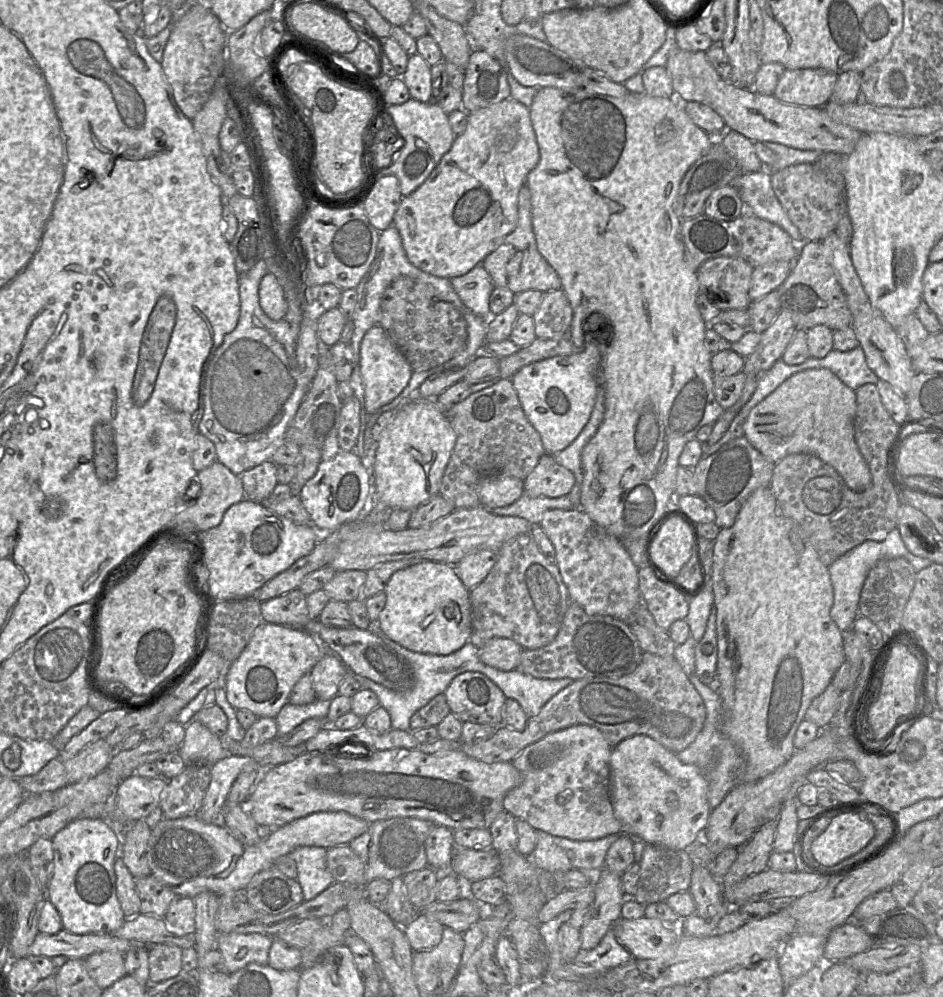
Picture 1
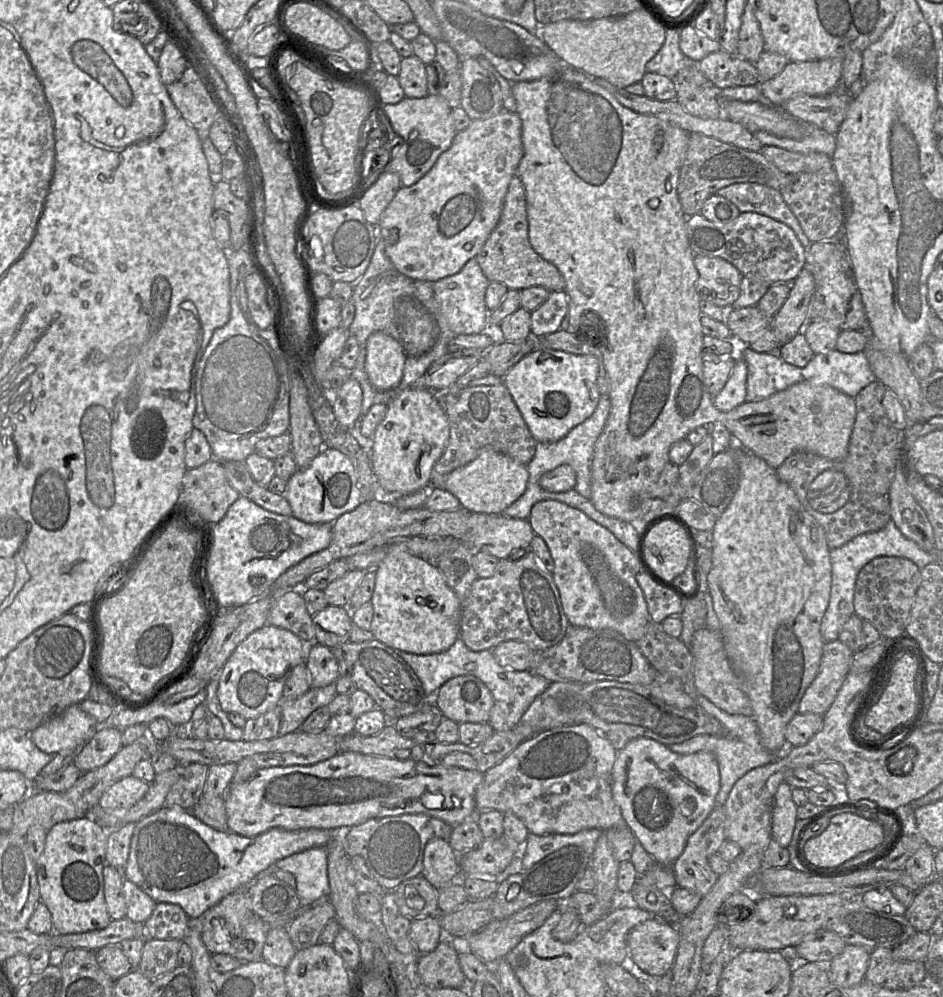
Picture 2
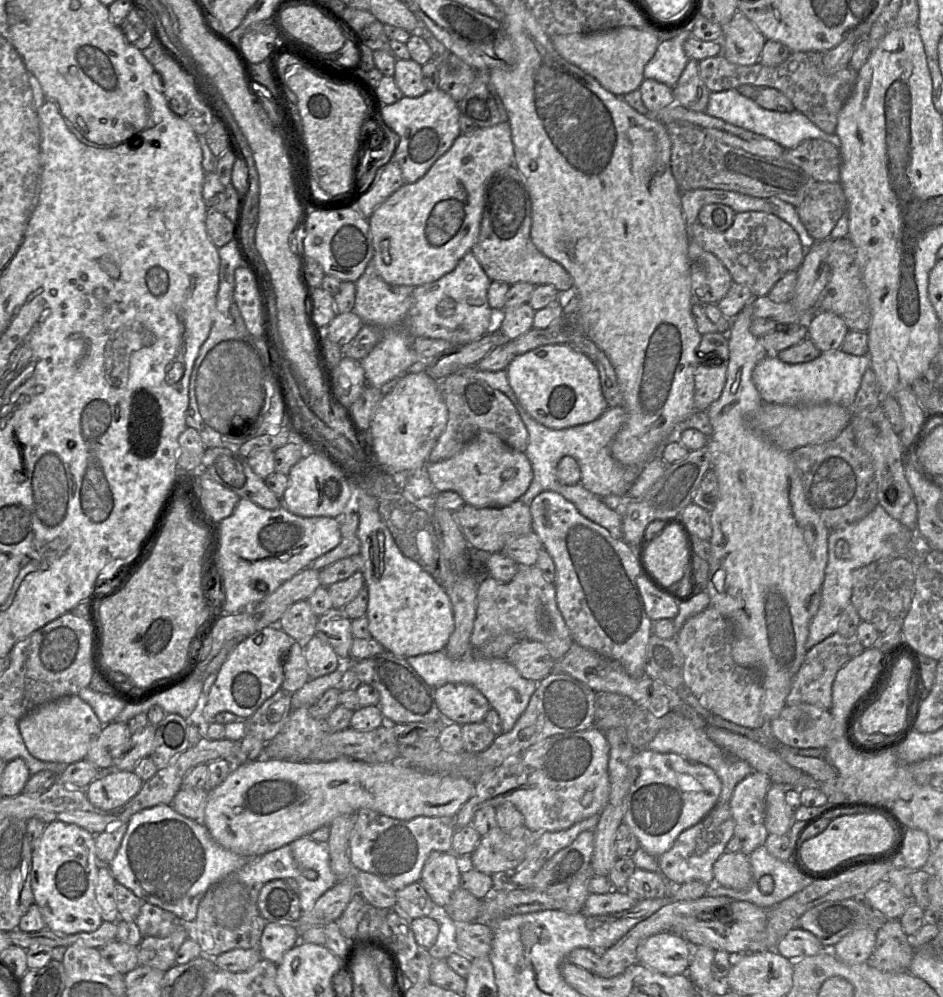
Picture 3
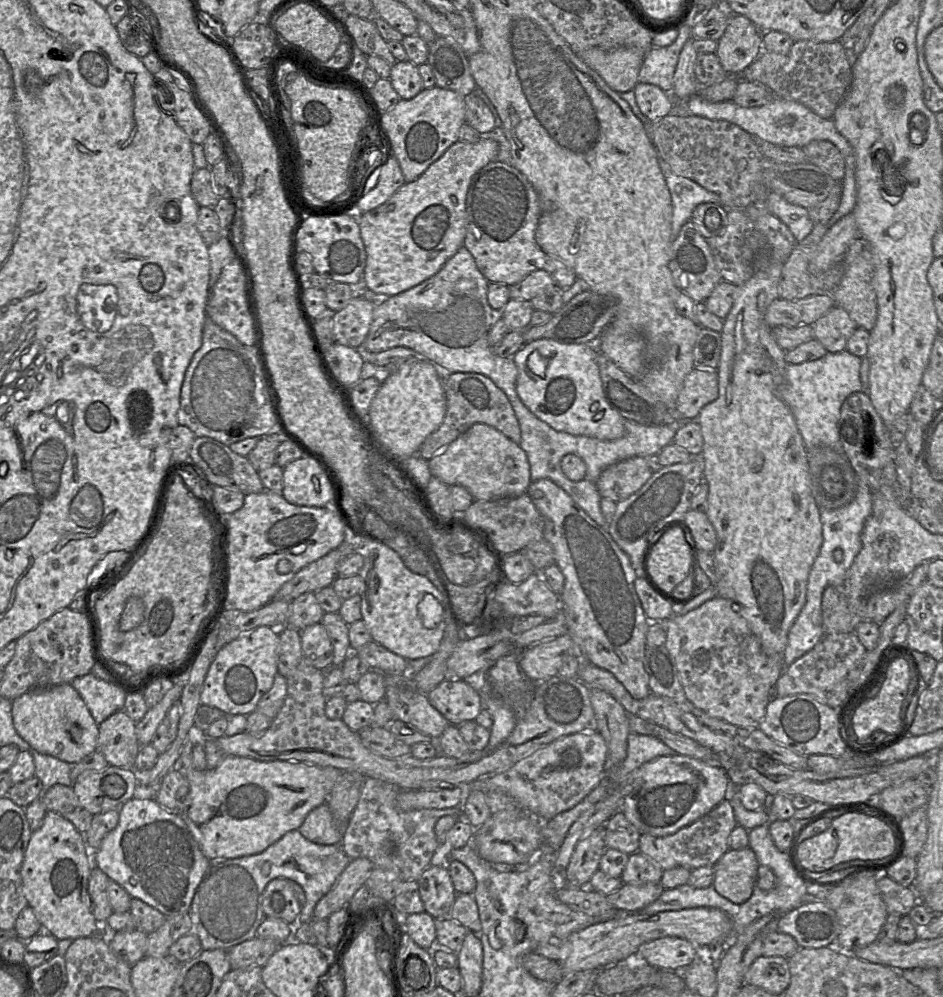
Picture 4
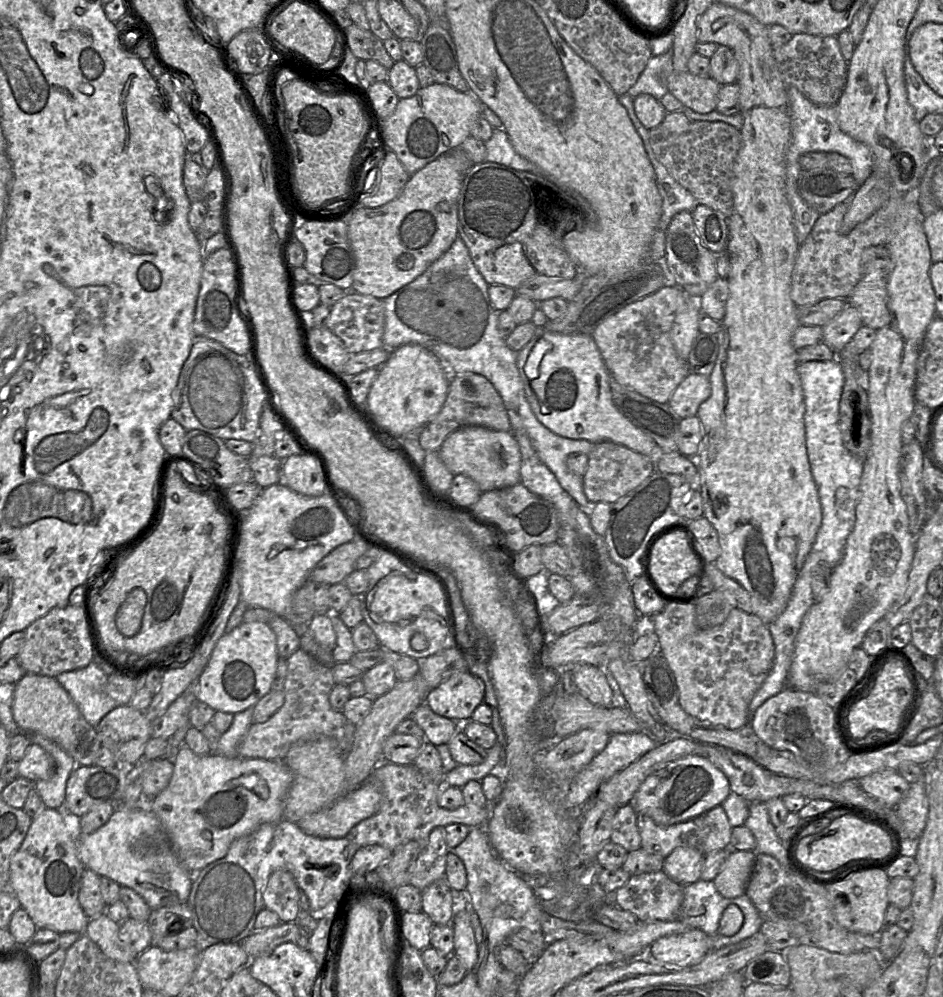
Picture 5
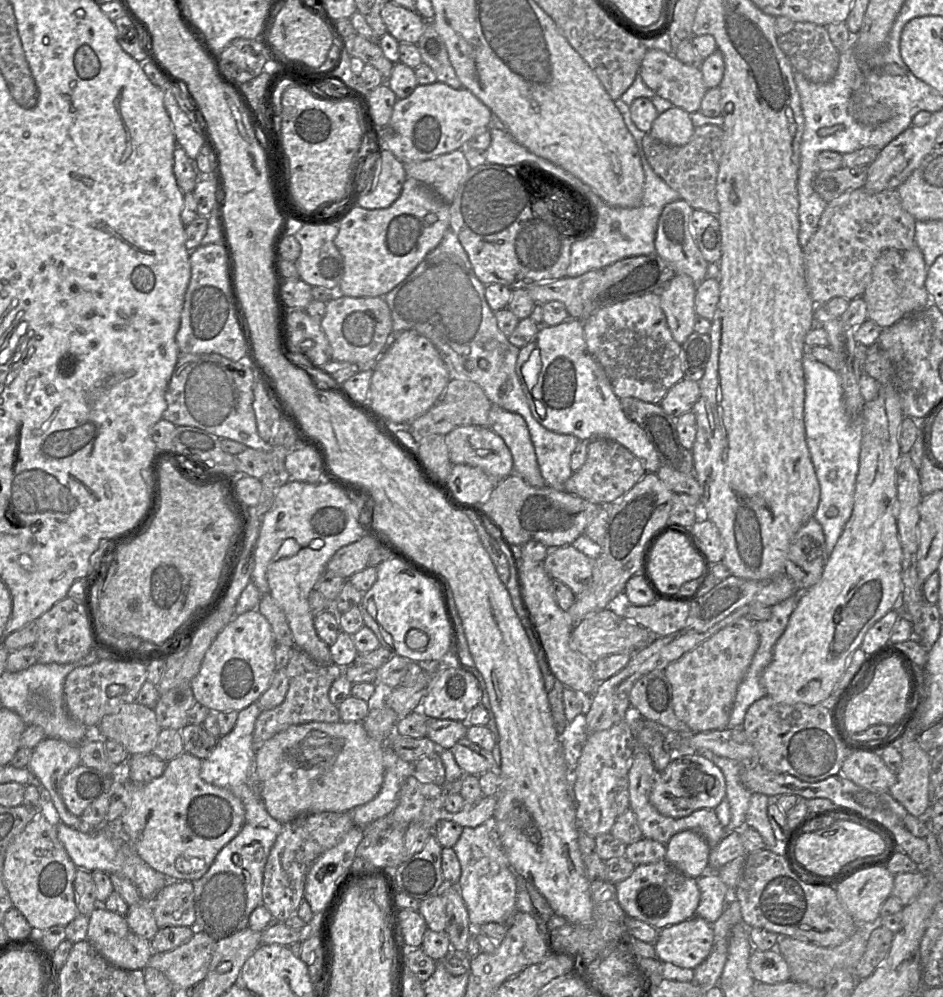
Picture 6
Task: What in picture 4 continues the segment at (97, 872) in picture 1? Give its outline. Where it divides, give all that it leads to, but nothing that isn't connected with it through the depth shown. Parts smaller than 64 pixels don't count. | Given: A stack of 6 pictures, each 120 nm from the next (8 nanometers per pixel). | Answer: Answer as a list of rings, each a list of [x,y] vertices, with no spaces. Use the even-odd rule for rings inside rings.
[[[46,812],[41,827],[31,834],[20,870],[22,891],[28,906],[32,908],[41,923],[43,931],[51,934],[58,941],[89,937],[99,931],[100,924],[92,913],[91,899],[88,894],[90,873],[96,867],[93,863],[93,855],[94,852],[85,842],[85,835],[56,812]]]

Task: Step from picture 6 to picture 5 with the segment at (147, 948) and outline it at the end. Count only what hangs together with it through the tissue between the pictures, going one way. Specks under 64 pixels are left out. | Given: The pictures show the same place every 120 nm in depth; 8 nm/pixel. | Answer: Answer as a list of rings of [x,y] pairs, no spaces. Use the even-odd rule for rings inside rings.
[[[103,913],[93,919],[89,919],[84,934],[108,958],[123,963],[134,963],[138,955],[128,944],[120,939],[119,929],[120,924],[110,919],[106,913]]]

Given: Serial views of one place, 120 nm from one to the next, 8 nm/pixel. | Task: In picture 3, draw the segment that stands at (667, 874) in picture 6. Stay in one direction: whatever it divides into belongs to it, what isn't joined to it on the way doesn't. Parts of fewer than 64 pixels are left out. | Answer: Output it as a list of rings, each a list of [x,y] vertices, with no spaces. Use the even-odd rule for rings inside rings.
[[[611,890],[605,894],[589,893],[582,912],[588,916],[607,915],[633,907],[637,901],[625,890]]]

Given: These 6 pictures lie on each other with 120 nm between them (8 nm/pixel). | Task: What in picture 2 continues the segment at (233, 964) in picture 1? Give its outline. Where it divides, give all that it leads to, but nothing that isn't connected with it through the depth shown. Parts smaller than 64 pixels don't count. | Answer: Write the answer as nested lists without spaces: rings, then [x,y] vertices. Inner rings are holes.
[[[247,888],[227,895],[219,903],[209,908],[201,917],[201,936],[210,954],[227,954],[242,963],[262,959],[268,927],[265,921],[253,911]]]

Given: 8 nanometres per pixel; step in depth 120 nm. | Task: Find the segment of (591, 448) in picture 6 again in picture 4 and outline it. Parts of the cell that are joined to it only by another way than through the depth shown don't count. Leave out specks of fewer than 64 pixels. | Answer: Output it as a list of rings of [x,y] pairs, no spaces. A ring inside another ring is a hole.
[[[657,455],[631,457],[608,466],[595,484],[602,498],[619,502],[637,492],[662,467]]]

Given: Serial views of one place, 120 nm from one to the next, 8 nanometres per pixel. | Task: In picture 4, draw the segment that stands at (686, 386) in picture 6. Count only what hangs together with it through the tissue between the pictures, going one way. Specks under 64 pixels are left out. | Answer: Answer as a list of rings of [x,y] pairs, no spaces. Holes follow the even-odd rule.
[[[694,367],[685,377],[675,405],[678,417],[697,419],[701,409],[718,397],[717,369]]]

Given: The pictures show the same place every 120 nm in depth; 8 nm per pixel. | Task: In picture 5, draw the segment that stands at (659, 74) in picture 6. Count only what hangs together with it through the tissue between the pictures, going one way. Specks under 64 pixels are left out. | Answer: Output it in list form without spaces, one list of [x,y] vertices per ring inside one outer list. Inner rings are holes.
[[[674,71],[667,78],[668,92],[683,106],[700,114],[706,114],[716,109],[721,86],[723,85],[710,77],[699,77],[688,71]]]

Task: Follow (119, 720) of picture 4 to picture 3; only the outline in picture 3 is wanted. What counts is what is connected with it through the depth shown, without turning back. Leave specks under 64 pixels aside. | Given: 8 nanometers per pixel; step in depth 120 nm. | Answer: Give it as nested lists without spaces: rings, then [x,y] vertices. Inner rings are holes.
[[[112,721],[104,724],[99,736],[91,743],[85,759],[100,771],[111,770],[115,760],[129,748],[131,736],[127,723]]]

